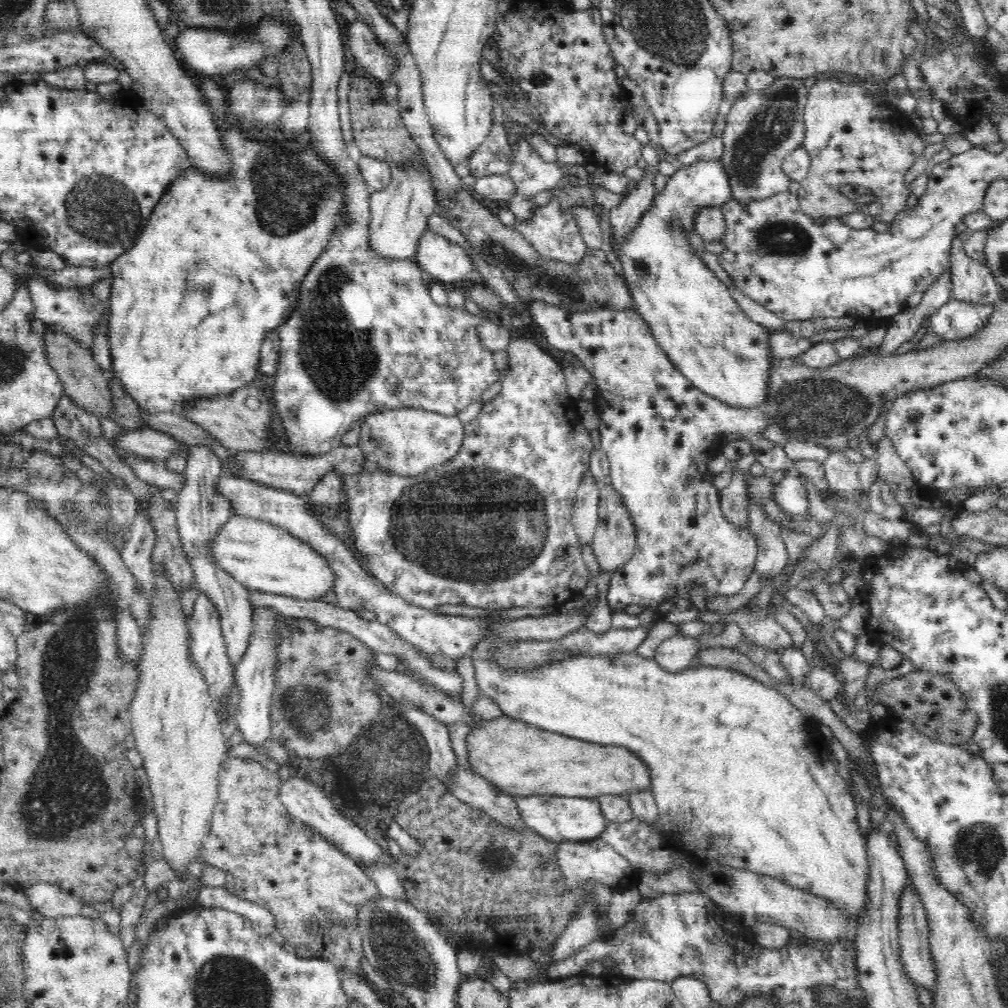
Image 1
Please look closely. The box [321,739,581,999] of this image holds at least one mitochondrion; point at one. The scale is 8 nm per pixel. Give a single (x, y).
(400, 956)

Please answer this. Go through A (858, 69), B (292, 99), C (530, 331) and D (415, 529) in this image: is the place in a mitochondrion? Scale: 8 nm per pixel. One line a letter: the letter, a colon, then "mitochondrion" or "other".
A: other
B: other
C: other
D: mitochondrion

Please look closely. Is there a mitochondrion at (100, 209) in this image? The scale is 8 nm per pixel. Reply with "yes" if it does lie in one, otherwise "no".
yes

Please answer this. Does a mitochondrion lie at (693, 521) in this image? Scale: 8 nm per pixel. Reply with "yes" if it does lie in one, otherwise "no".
no

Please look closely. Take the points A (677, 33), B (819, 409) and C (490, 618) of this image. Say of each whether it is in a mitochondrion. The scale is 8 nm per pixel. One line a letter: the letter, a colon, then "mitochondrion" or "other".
A: mitochondrion
B: mitochondrion
C: other

